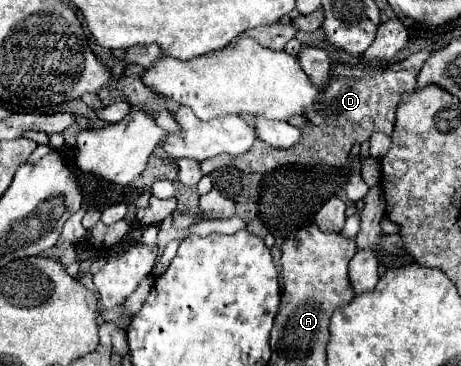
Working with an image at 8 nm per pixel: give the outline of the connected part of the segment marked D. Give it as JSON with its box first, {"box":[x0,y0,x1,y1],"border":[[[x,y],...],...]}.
{"box":[199,48,431,202],"border":[[[431,48],[411,54],[407,60],[403,60],[399,64],[389,64],[387,68],[383,68],[379,72],[365,72],[365,70],[357,70],[357,68],[335,66],[333,80],[329,82],[329,88],[325,90],[323,108],[319,112],[309,114],[309,120],[313,124],[309,128],[301,130],[303,140],[297,146],[293,146],[289,150],[275,150],[269,144],[263,144],[257,140],[253,144],[253,148],[243,156],[217,156],[217,158],[201,162],[199,166],[201,166],[203,174],[225,168],[229,164],[243,172],[255,172],[255,174],[273,172],[283,164],[329,164],[335,168],[349,170],[349,178],[347,178],[343,190],[351,202],[357,202],[359,198],[363,198],[367,194],[369,186],[365,184],[365,180],[361,176],[361,160],[349,156],[351,146],[355,142],[369,140],[373,128],[383,130],[385,134],[393,132],[395,108],[405,92],[415,90],[415,78],[429,54],[431,54]]]}

